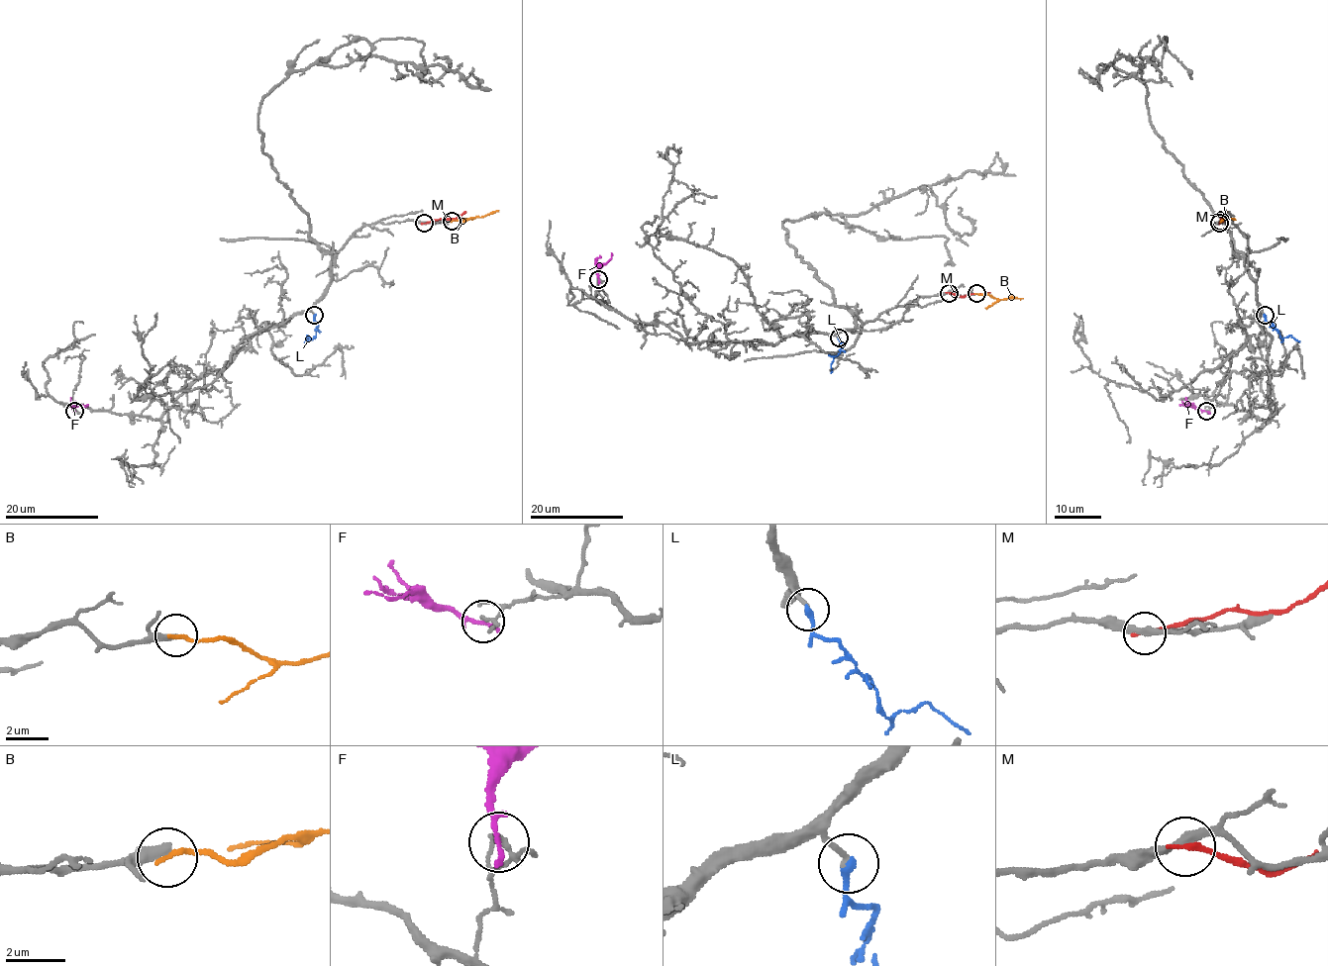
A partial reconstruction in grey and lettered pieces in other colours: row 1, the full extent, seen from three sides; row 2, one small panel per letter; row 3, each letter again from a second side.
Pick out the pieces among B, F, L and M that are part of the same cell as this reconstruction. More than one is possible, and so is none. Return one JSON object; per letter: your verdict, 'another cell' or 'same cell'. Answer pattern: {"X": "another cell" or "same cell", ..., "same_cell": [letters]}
{"B": "another cell", "F": "another cell", "L": "same cell", "M": "another cell", "same_cell": ["L"]}

